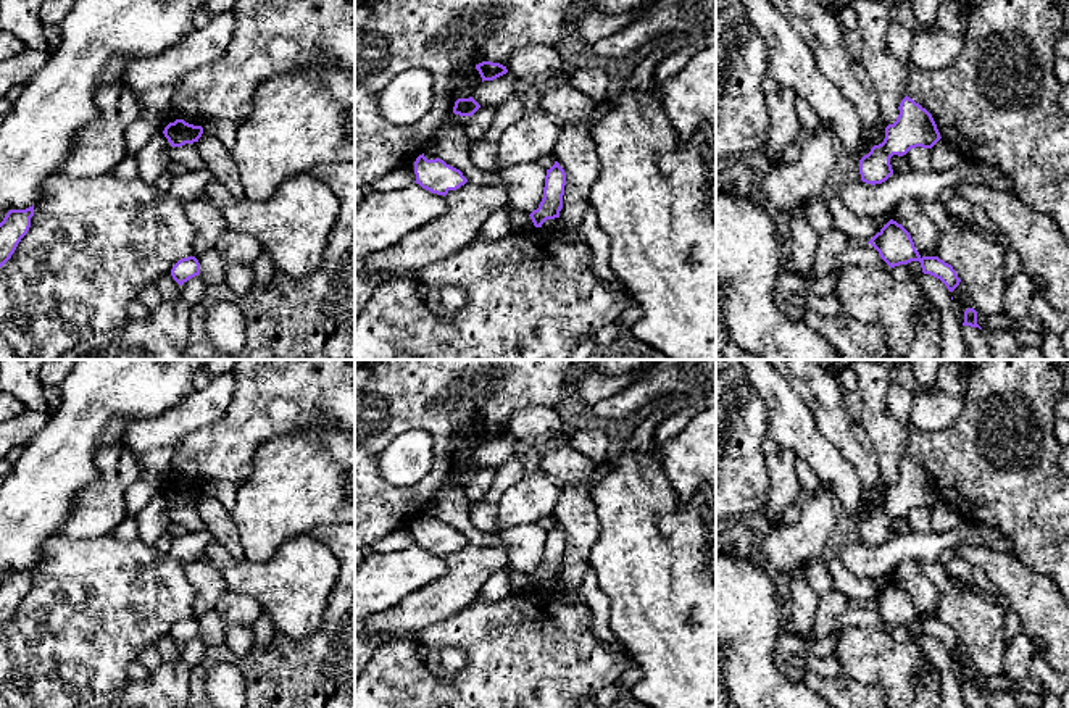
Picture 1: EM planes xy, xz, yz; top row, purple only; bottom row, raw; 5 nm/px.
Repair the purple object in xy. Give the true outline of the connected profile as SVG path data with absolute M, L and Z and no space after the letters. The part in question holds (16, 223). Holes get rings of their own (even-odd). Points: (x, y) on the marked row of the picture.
M34 205L26 210L10 210L0 223L0 268L11 258L21 239L31 227Z

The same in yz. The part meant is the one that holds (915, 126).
M906 95L898 110L896 121L885 127L884 142L859 160L861 181L866 184L882 184L893 174L893 155L903 156L916 147L932 148L942 139L932 115L913 98Z

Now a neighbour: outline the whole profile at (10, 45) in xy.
M0 31L0 61L13 58L26 48L27 47L18 37Z

